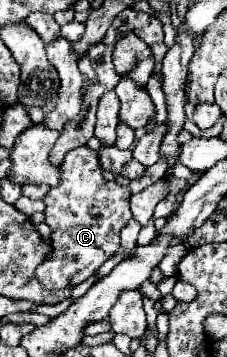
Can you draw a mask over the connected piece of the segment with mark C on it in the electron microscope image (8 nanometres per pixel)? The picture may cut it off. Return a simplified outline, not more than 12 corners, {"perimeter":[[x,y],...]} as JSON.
{"perimeter":[[71,150],[47,192],[45,290],[77,286],[119,250],[129,188]]}

